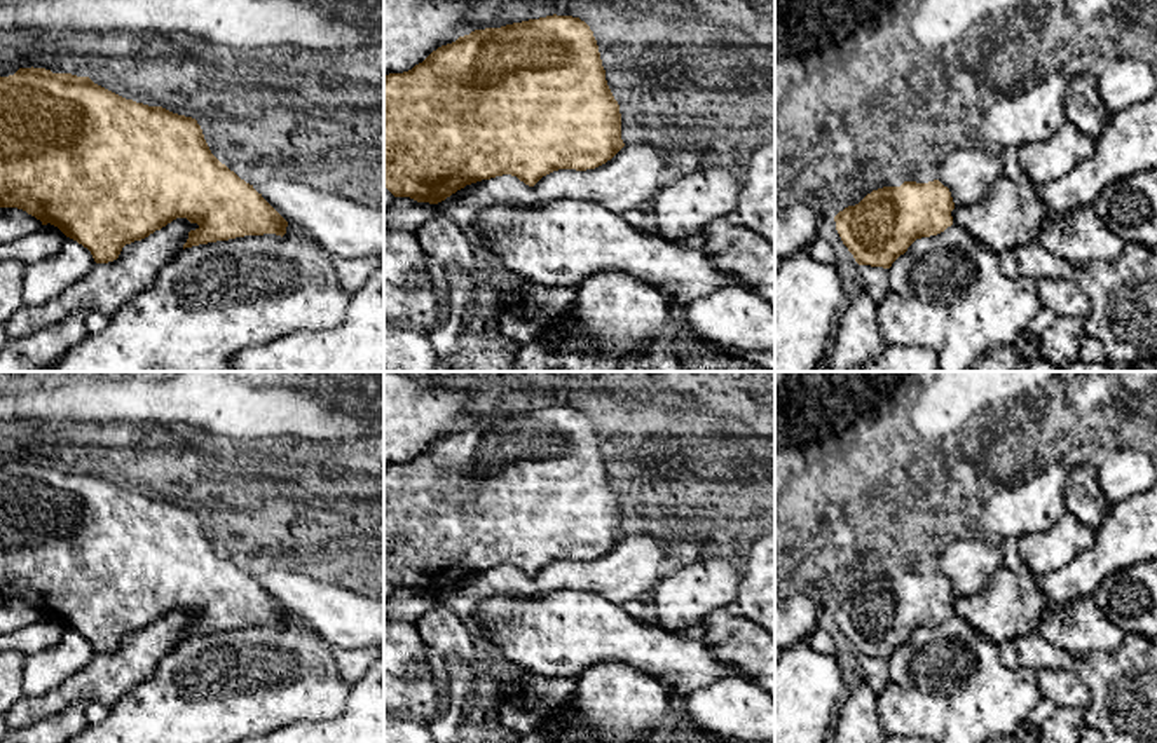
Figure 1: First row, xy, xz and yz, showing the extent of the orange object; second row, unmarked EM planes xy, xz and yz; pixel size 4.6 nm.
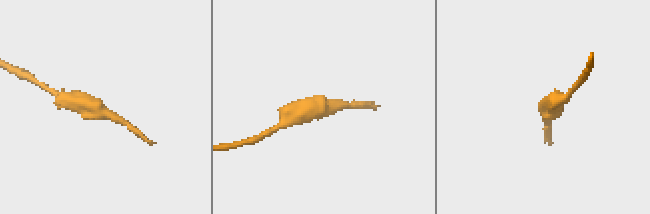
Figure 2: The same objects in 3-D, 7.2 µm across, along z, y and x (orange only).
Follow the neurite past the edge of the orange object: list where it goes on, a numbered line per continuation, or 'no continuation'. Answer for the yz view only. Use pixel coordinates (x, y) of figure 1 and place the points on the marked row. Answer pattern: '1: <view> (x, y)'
no continuation

